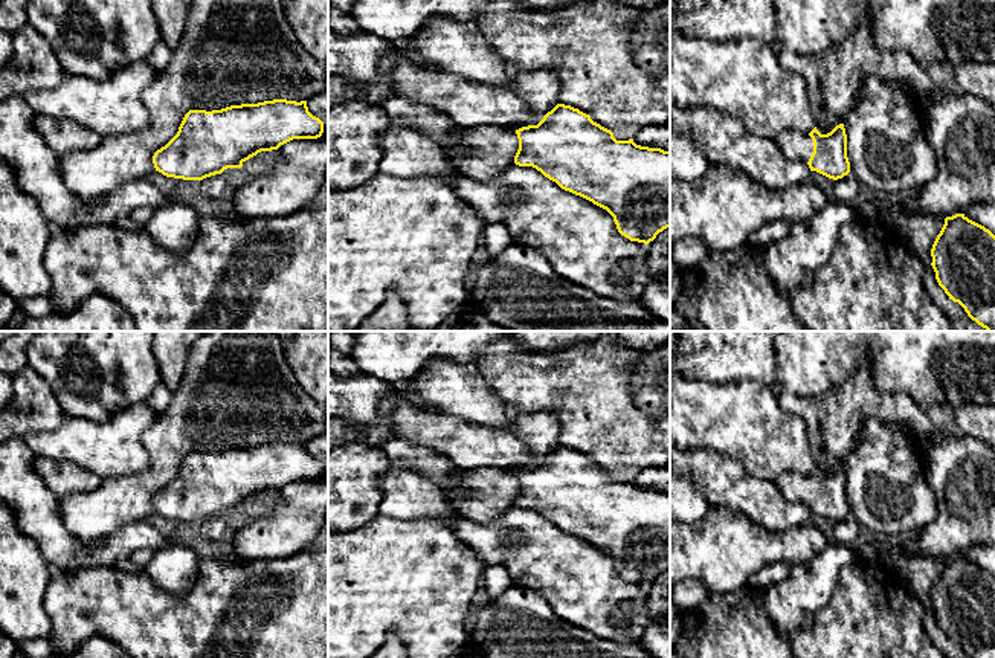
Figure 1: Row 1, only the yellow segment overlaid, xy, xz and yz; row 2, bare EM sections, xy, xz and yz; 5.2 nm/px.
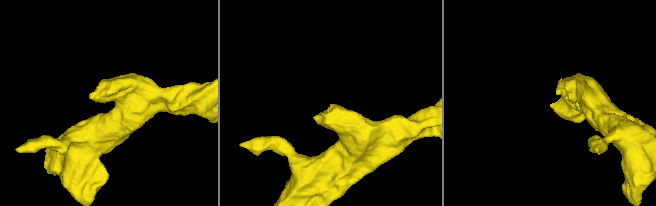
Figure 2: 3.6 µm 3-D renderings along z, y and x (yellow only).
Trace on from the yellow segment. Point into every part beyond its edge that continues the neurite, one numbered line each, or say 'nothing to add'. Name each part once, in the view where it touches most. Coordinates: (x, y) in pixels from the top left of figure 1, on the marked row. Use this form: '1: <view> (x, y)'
1: yz (795, 145)

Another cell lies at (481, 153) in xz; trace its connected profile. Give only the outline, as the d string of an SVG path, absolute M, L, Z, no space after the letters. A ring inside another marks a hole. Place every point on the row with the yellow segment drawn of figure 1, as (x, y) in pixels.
M398 96L380 104L389 121L435 139L455 150L455 160L464 177L490 180L514 163L519 150L516 131L496 127L458 127L446 113Z

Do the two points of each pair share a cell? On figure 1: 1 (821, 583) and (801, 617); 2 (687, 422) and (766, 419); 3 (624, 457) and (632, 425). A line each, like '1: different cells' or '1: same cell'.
1: same cell
2: same cell
3: same cell

